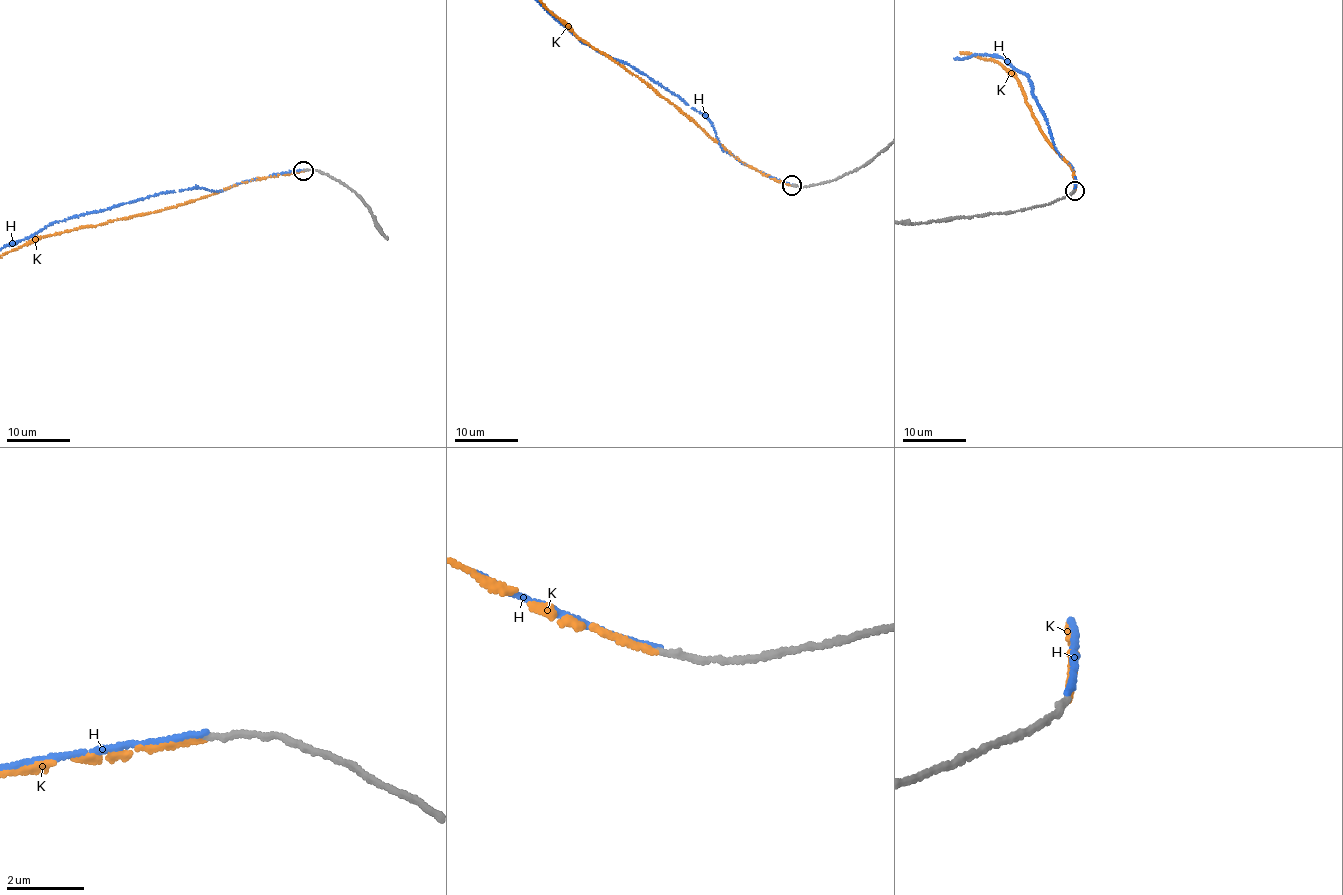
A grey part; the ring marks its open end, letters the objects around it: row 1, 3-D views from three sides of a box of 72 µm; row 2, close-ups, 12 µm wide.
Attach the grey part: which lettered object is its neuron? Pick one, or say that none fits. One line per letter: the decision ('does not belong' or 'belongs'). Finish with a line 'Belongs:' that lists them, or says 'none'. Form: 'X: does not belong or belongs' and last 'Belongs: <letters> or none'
H: does not belong
K: belongs
Belongs: K

